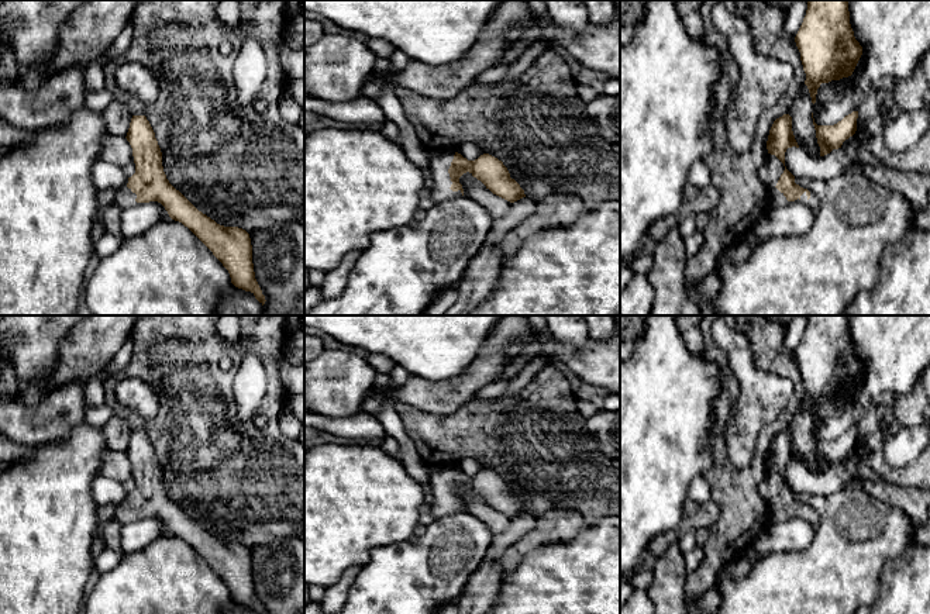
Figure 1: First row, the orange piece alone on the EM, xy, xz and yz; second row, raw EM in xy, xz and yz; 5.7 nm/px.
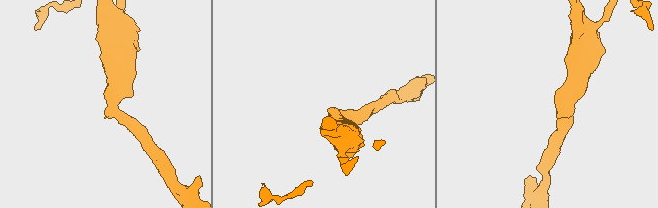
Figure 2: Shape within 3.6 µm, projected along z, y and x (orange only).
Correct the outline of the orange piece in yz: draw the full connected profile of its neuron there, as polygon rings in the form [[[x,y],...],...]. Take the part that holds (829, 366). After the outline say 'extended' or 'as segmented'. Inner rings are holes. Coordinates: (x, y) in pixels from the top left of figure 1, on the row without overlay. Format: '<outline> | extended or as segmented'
[[[807,315],[795,358],[813,420],[820,400],[851,391],[862,370],[850,339],[848,315]]] | as segmented

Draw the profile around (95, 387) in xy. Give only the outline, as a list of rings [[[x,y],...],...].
[[[101,370],[85,382],[83,397],[89,407],[104,407],[106,400],[106,382],[108,376]]]

